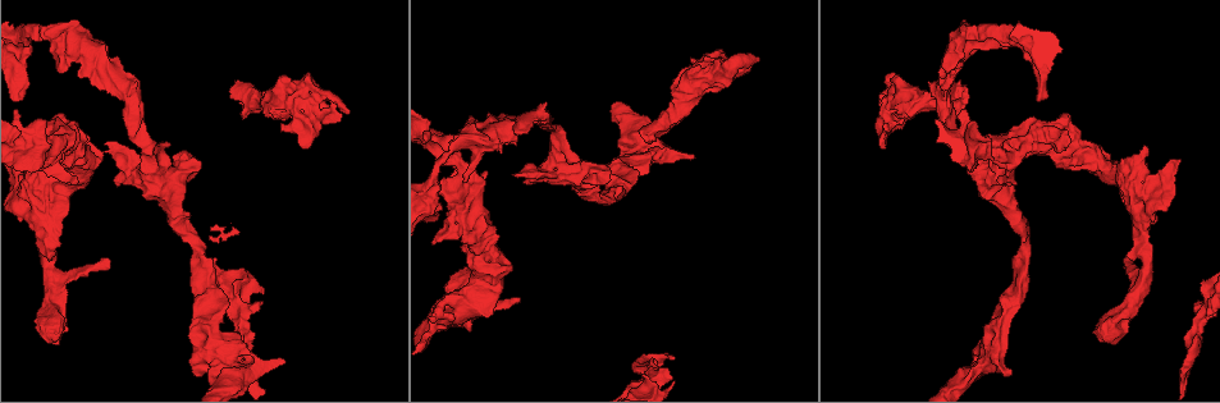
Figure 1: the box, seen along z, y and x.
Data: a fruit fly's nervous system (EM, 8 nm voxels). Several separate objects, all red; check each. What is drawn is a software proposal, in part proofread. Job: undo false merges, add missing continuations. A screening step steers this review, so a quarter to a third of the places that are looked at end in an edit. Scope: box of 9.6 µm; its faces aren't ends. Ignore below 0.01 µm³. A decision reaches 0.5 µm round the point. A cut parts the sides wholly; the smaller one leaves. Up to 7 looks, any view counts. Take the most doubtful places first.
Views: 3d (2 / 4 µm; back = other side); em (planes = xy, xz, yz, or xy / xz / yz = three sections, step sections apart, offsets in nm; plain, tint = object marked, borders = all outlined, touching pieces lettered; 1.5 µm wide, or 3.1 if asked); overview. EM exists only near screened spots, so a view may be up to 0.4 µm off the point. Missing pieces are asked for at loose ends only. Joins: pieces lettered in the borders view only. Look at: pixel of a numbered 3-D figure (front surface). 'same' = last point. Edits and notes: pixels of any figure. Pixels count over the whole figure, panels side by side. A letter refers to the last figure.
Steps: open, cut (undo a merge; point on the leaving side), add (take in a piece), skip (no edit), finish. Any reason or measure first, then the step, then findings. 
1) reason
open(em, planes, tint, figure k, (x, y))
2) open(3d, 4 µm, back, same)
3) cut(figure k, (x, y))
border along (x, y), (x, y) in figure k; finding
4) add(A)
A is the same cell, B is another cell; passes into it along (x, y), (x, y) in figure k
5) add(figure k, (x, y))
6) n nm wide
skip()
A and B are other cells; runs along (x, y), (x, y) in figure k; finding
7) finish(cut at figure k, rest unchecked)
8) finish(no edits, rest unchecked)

calibre changes
open(3d, 4 µm, figure 1, (882, 93))

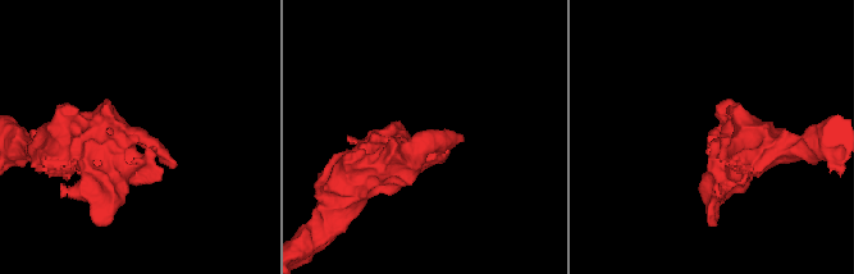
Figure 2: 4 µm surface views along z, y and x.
open(em, xz, step 8, tint, figure 2, (436, 144))

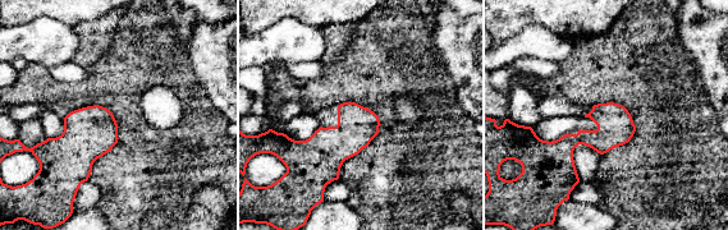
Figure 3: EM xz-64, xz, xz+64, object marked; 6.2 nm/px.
open(em, planes, borders, same)

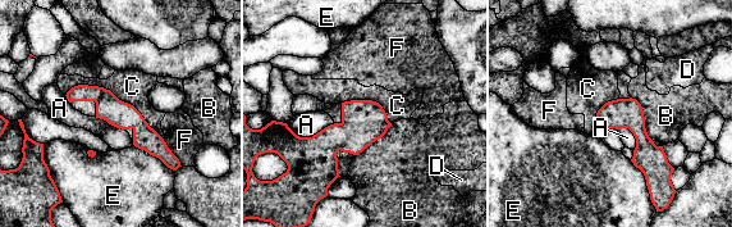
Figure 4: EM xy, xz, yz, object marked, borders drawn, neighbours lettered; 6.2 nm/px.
170 nm wide
skip()
A, B, C, D, E and F are other cells; runs along (69, 95), (99, 95), (175, 163) in figure 4; continuous, no second neuron

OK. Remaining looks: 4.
open(3d, 4 µm, figure 1, (660, 374))

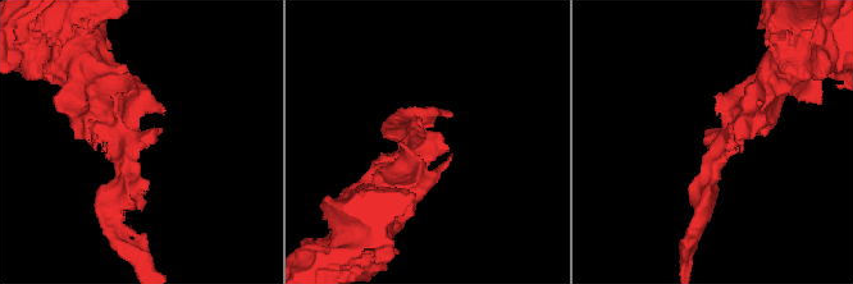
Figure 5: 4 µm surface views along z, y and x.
open(em, planes, tint, figure 5, (718, 138))

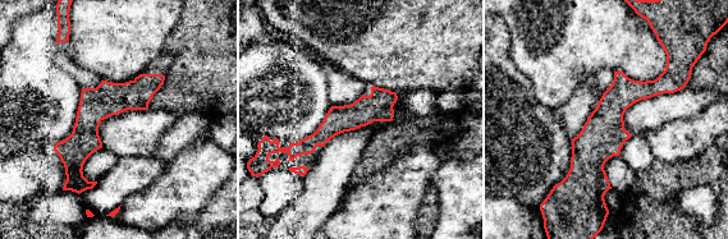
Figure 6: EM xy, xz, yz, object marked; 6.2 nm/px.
open(em, planes, borders, same)

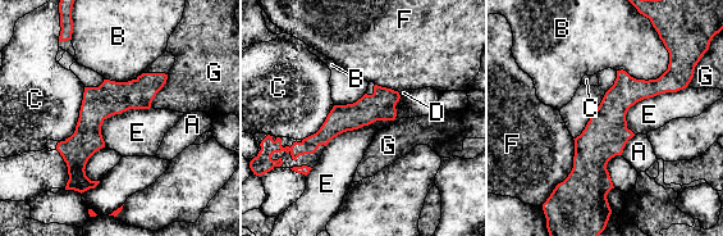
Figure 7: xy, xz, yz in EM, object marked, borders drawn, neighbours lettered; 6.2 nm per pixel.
190 nm wide
skip()
A, B, C, D, E, F and G are other cells; runs along (672, 66), (611, 116), (599, 168) in figure 7; all the same neuron

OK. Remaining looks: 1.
finish(no edits, rest unchecked)

